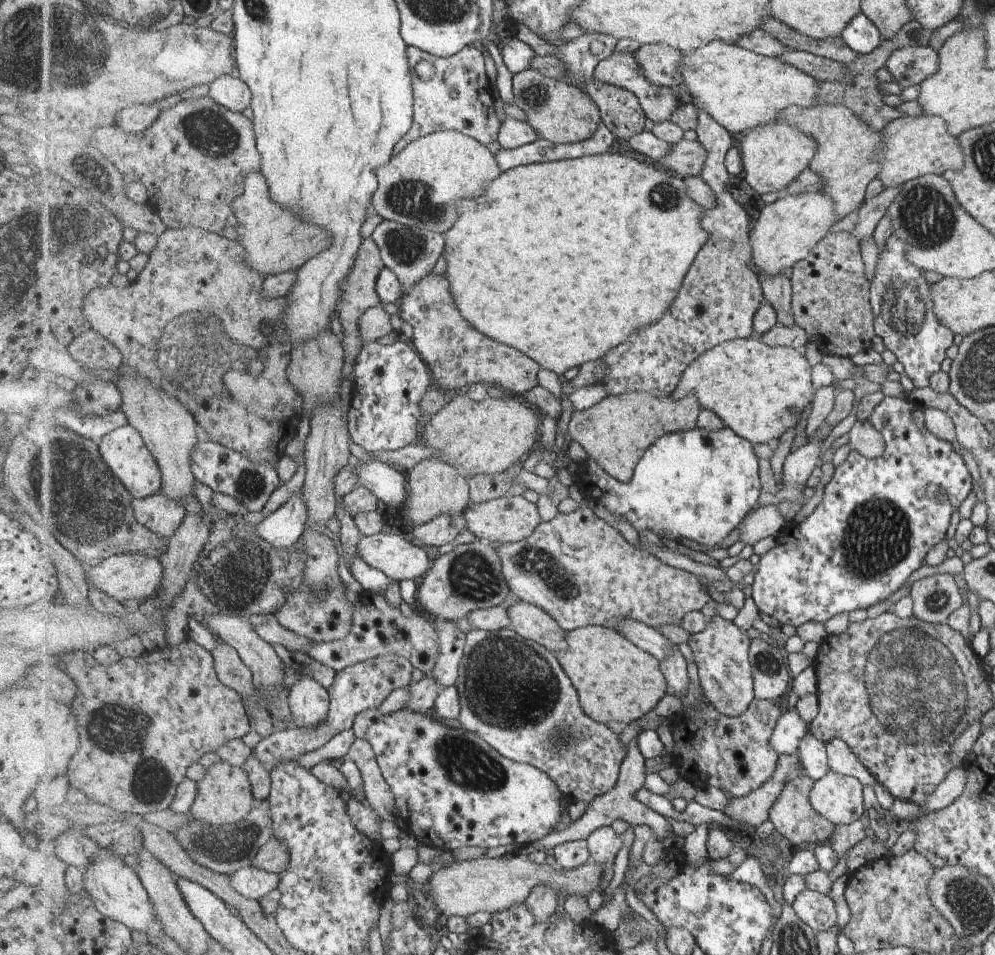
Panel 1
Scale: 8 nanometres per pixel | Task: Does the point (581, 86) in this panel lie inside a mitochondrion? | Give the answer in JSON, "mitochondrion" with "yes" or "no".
{"mitochondrion":"no"}

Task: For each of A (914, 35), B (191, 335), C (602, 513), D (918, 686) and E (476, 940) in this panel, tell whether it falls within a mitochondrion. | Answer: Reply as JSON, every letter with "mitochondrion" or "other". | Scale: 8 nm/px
{"A":"other","B":"mitochondrion","C":"other","D":"mitochondrion","E":"other"}

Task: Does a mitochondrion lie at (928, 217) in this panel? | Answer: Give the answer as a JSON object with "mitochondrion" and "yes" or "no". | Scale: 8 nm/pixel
{"mitochondrion":"yes"}

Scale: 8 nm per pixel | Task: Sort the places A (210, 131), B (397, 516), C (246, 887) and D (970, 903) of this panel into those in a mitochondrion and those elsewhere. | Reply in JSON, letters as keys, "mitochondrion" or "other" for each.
{"A":"mitochondrion","B":"other","C":"other","D":"mitochondrion"}

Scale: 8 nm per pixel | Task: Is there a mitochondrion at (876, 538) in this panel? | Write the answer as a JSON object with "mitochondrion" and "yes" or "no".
{"mitochondrion":"yes"}

